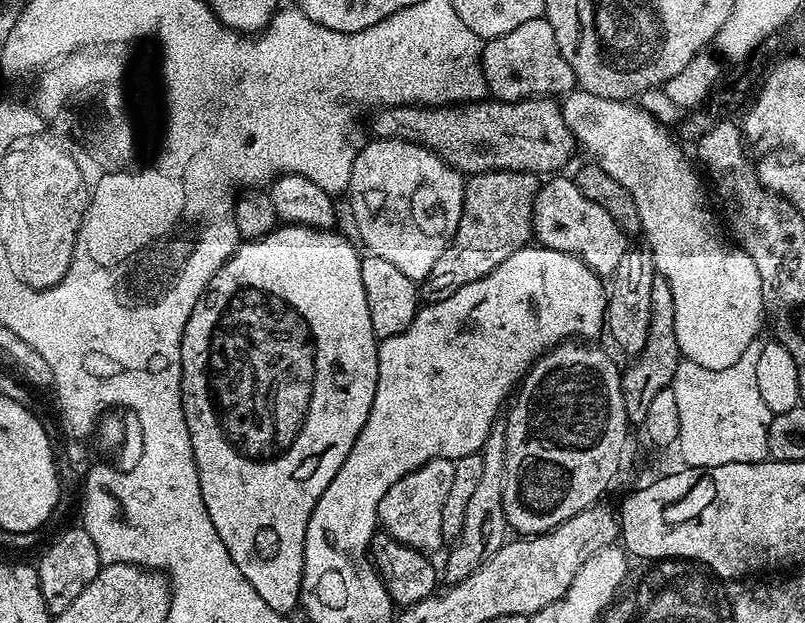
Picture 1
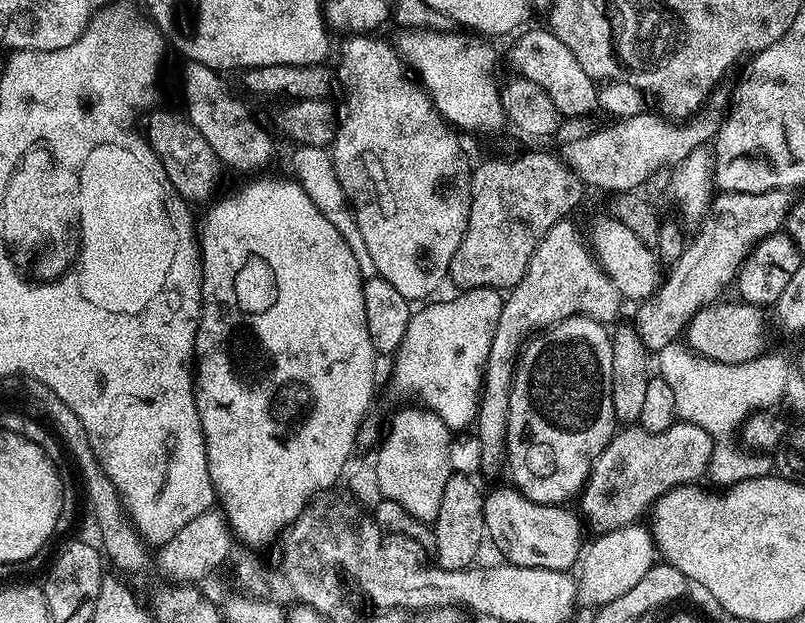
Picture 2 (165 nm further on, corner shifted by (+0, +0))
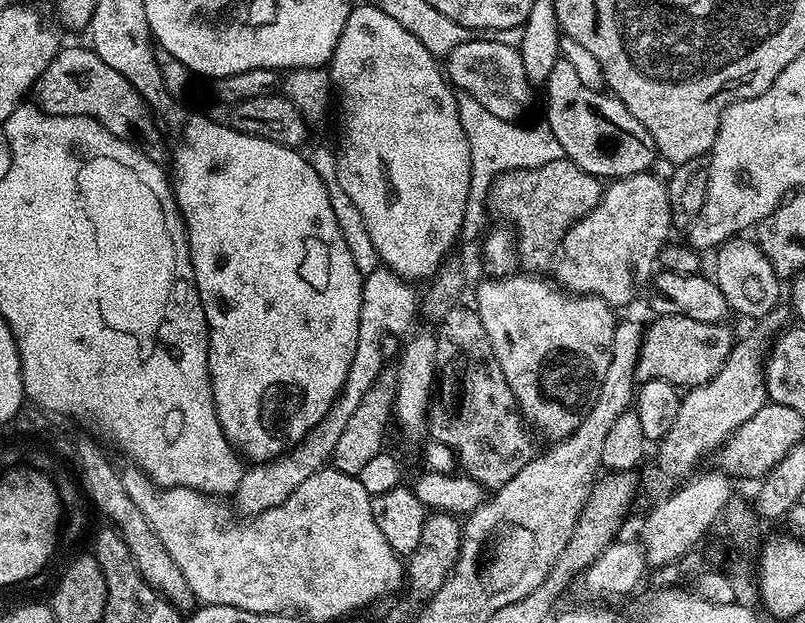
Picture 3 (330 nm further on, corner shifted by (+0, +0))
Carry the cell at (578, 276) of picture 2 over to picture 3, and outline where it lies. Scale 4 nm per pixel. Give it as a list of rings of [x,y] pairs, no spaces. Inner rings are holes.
[[[649,170],[613,179],[609,183],[612,185],[603,189],[598,206],[594,206],[590,214],[570,226],[554,261],[554,280],[561,289],[577,296],[597,296],[612,305],[613,309],[620,310],[623,304],[631,302],[632,295],[636,292],[636,276],[644,280],[648,275],[648,279],[653,275],[660,259],[660,251],[669,241],[671,236],[668,235],[674,232],[667,183],[663,179],[659,180],[654,173],[655,171]]]

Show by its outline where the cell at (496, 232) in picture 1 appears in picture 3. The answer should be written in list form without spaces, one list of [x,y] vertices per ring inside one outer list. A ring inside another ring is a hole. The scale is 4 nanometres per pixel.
[[[567,158],[547,162],[541,168],[514,169],[496,177],[489,190],[487,211],[501,216],[516,233],[519,267],[536,274],[555,261],[560,244],[574,222],[598,206],[602,184]]]

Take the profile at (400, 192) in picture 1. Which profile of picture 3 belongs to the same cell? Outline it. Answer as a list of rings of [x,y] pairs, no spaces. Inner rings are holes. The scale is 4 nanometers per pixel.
[[[365,2],[365,4],[357,3],[355,6],[348,11],[348,17],[346,18],[346,26],[342,26],[342,34],[338,38],[338,46],[334,46],[332,51],[332,59],[330,61],[330,75],[332,77],[332,83],[334,85],[335,91],[338,93],[338,104],[340,100],[340,149],[335,149],[336,164],[337,164],[337,180],[340,186],[346,190],[347,197],[350,198],[352,202],[357,206],[358,210],[361,211],[362,219],[366,224],[366,231],[370,234],[370,240],[374,244],[374,250],[377,251],[377,258],[379,263],[383,267],[389,268],[391,272],[397,272],[403,280],[409,282],[417,282],[416,280],[427,281],[429,278],[432,278],[439,266],[445,260],[445,257],[453,251],[452,243],[457,242],[458,237],[461,235],[460,227],[463,226],[463,216],[464,211],[466,210],[467,204],[467,195],[470,193],[470,182],[471,182],[471,162],[470,162],[470,147],[467,142],[466,132],[462,128],[462,122],[459,120],[459,106],[457,104],[458,96],[454,91],[453,85],[449,83],[446,79],[445,73],[442,71],[441,65],[440,68],[438,65],[437,57],[433,56],[430,50],[426,50],[425,46],[422,46],[422,42],[406,30],[401,23],[396,22],[394,18],[390,18],[389,14],[384,13],[382,10],[378,9],[371,2]]]

